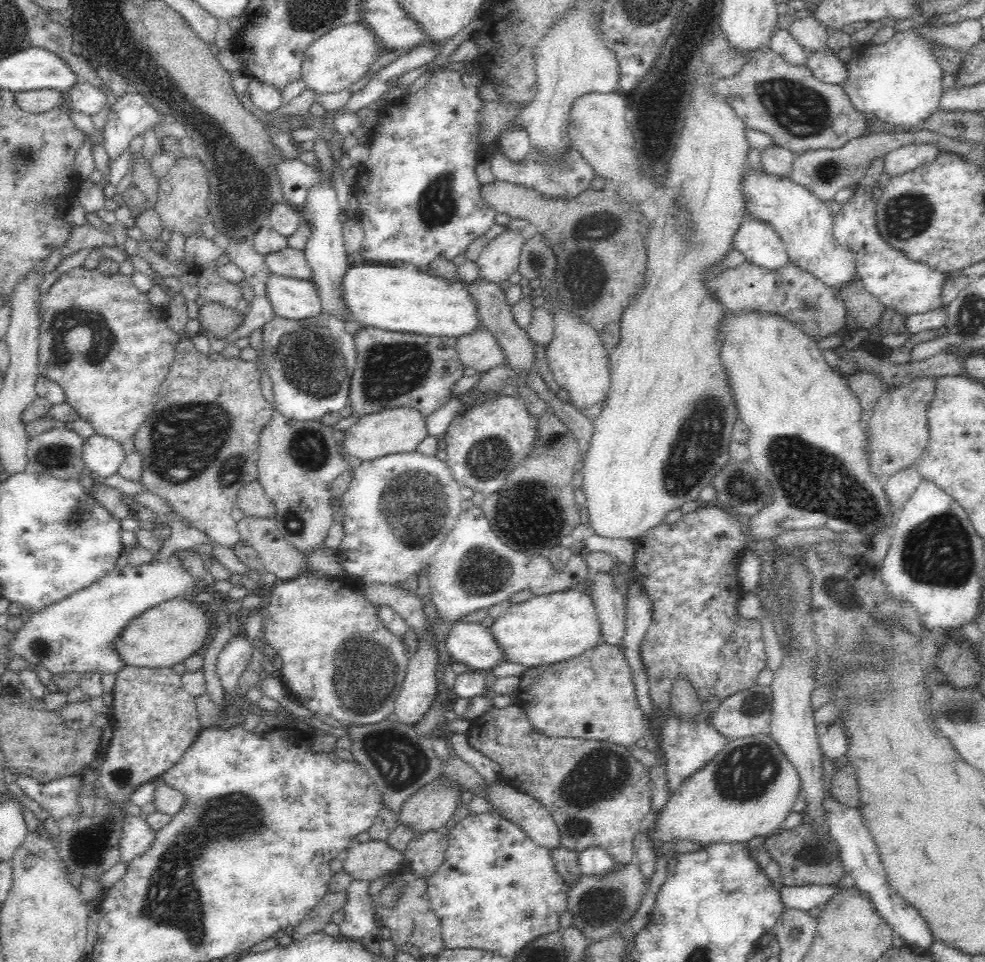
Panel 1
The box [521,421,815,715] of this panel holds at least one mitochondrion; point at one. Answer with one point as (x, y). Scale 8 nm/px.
(741, 487)

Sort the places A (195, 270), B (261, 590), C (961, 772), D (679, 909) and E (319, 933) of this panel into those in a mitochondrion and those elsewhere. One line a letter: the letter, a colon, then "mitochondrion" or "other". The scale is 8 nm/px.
A: other
B: other
C: other
D: other
E: other

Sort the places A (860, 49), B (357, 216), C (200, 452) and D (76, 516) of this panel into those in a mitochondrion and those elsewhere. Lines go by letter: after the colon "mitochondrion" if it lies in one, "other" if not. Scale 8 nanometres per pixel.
A: other
B: other
C: mitochondrion
D: mitochondrion

